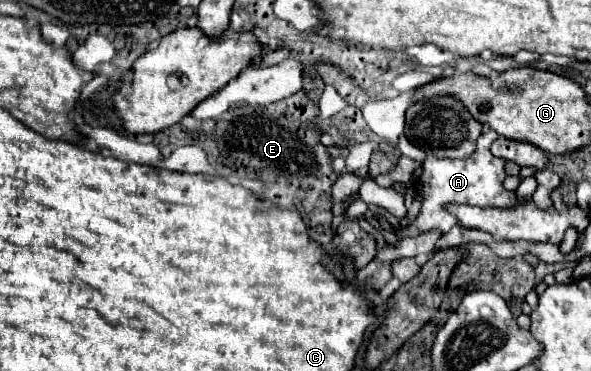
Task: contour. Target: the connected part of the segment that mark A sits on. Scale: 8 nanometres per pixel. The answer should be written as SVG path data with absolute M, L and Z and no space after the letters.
M489 129L487 133L483 133L477 139L477 147L473 151L471 157L467 159L437 159L433 155L429 155L423 161L423 173L419 179L421 191L423 191L423 205L421 205L421 213L415 219L413 225L409 227L392 227L394 233L399 238L407 238L409 235L419 235L421 231L427 229L441 229L441 231L449 231L453 225L459 225L457 219L453 215L447 213L445 205L447 203L467 203L467 205L477 205L477 207L513 207L517 203L517 195L515 191L507 191L503 187L503 179L505 179L505 161L495 157L489 147L491 143L497 139L499 135Z

